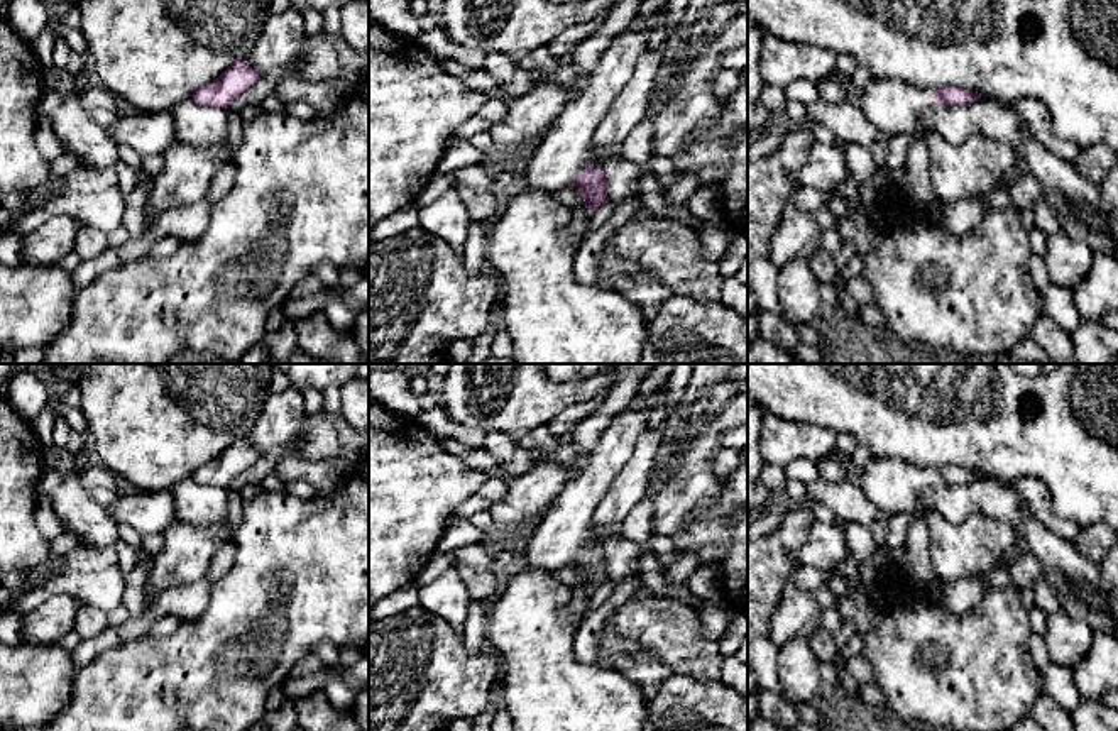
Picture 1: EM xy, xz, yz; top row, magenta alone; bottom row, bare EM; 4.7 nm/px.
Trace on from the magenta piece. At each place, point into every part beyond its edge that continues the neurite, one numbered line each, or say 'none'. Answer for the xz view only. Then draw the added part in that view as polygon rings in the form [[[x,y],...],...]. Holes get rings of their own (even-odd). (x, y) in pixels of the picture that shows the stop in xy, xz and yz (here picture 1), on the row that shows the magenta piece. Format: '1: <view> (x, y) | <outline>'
1: xz (565, 146) | [[[656,12],[639,29],[628,29],[611,42],[587,88],[577,93],[541,134],[541,142],[518,184],[548,193],[562,191],[572,184],[590,159],[592,137],[597,127],[629,81],[660,20],[661,12]]]

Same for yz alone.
1: yz (893, 107) | [[[871,78],[863,93],[851,100],[866,120],[885,135],[927,134],[922,117],[937,107],[932,102],[932,91],[910,86],[900,80]]]

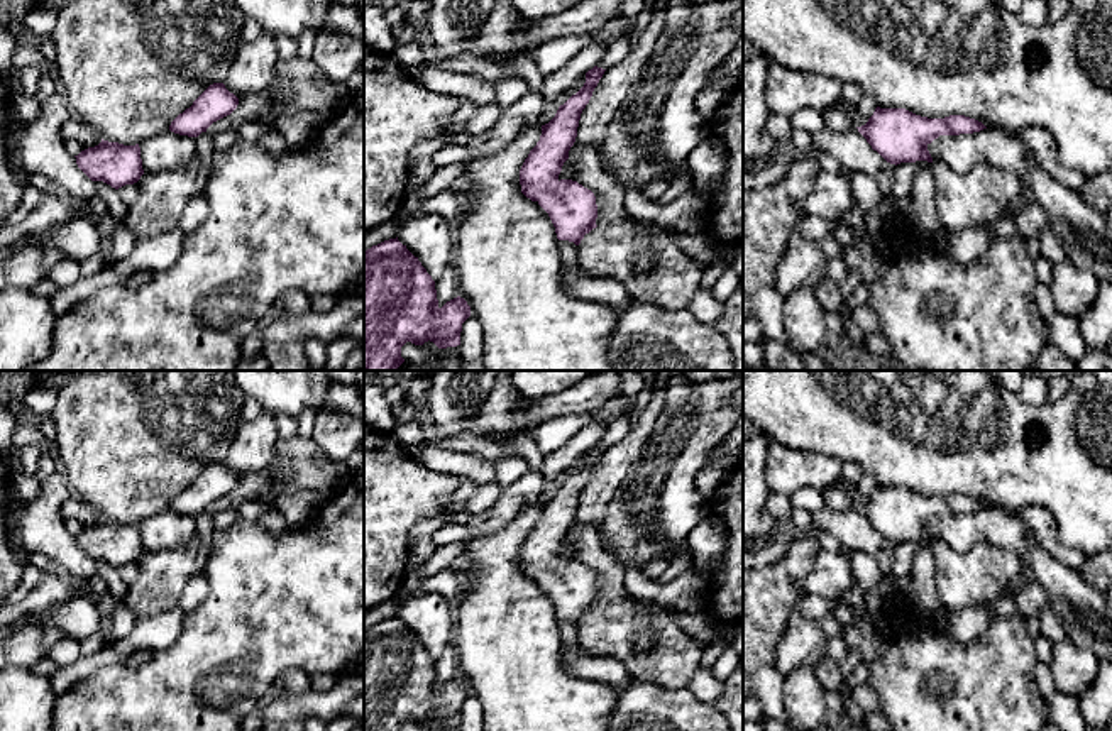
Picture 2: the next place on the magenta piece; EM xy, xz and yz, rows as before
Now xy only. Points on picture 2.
none

